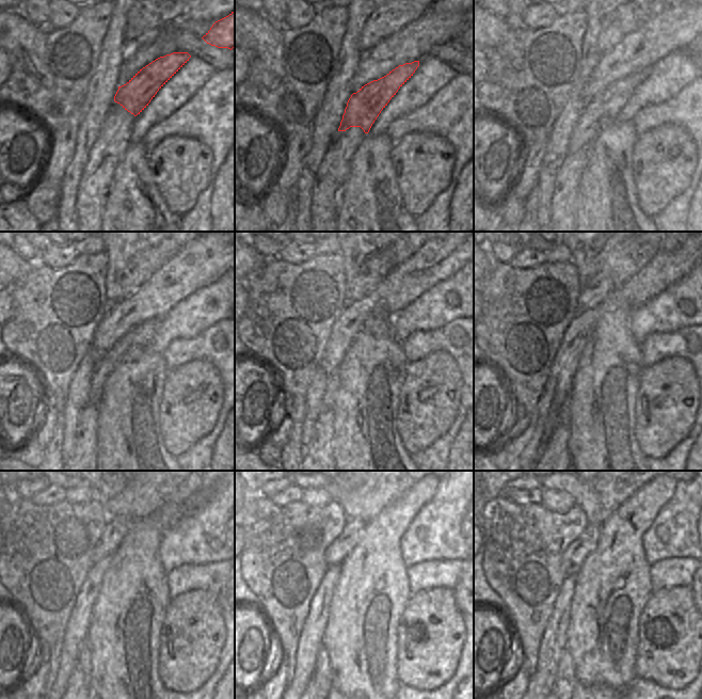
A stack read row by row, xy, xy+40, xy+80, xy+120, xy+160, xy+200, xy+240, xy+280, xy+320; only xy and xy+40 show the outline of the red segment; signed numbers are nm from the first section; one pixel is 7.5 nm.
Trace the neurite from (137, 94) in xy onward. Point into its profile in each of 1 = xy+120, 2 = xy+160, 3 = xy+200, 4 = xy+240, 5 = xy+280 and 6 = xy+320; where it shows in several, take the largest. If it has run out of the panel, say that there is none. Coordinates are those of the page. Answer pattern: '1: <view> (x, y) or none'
1: xy+120 (128, 348)
2: xy+160 (332, 388)
3: xy+200 (563, 413)
4: xy+240 (84, 654)
5: xy+280 (322, 676)
6: xy+320 (565, 680)

